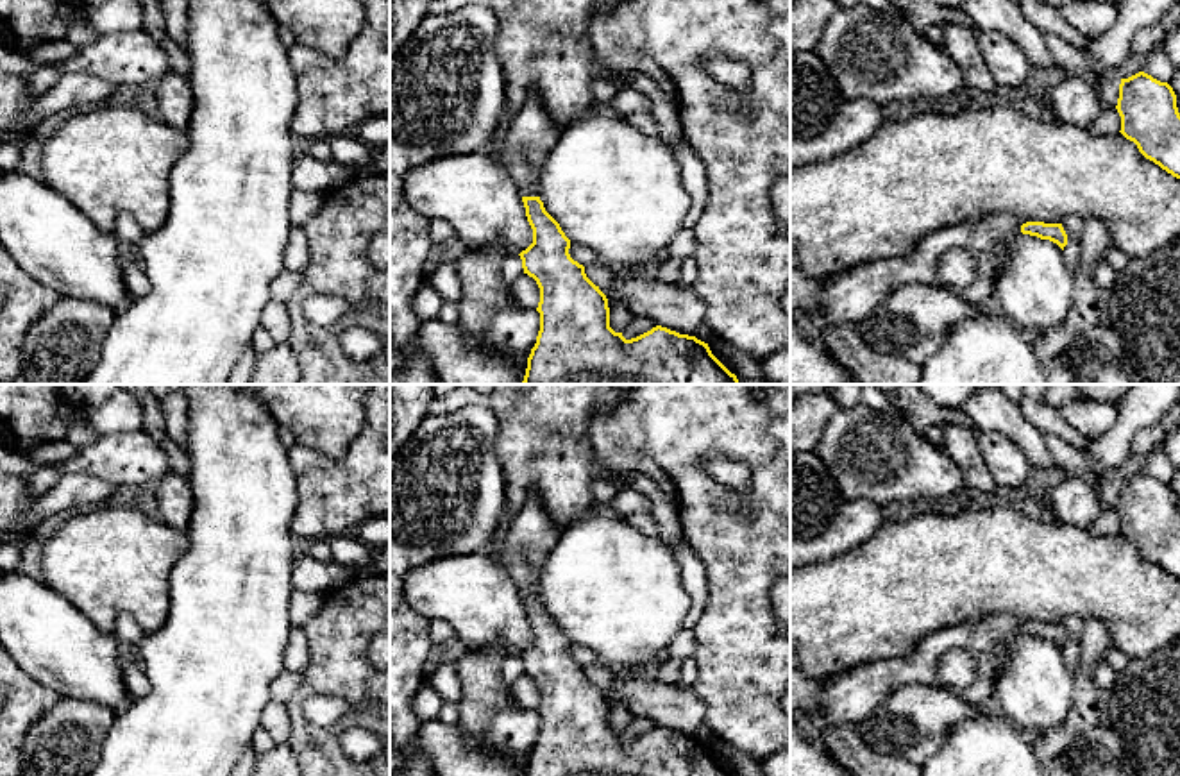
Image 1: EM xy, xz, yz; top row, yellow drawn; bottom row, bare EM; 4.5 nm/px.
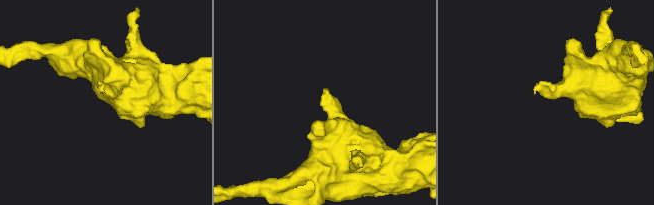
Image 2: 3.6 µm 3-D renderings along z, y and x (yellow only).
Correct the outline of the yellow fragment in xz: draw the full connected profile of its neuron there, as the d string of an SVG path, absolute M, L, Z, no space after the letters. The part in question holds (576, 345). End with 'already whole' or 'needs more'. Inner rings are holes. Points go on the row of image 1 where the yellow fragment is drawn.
M533 89L506 127L502 141L502 166L522 195L533 229L533 243L518 256L524 274L533 277L540 288L536 308L540 331L527 358L522 384L738 384L737 375L712 354L708 343L695 336L656 325L626 340L622 333L610 327L606 295L586 277L585 266L570 257L570 240L538 197L540 170L560 134L561 129L544 111L542 100Z | needs more

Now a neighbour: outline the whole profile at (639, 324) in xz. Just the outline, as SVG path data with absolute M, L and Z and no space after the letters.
M633 316L631 324L622 331L626 340L636 338L656 327L656 322L649 316Z

